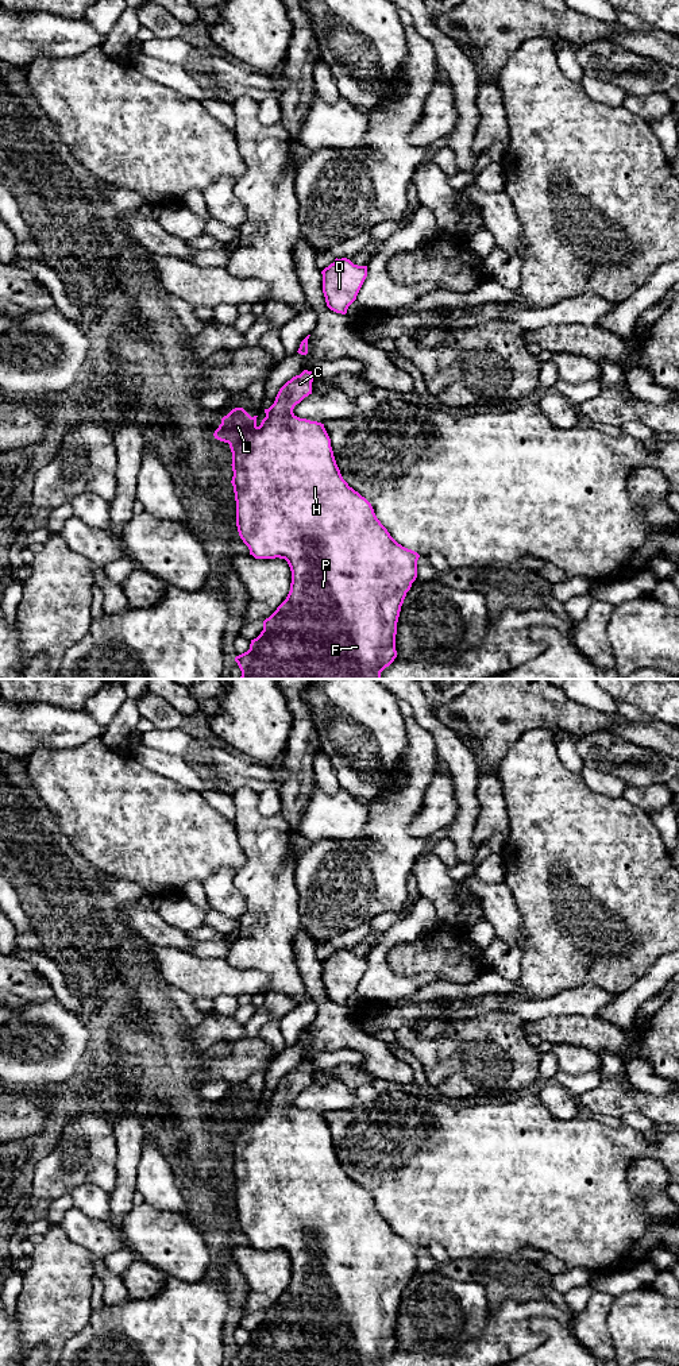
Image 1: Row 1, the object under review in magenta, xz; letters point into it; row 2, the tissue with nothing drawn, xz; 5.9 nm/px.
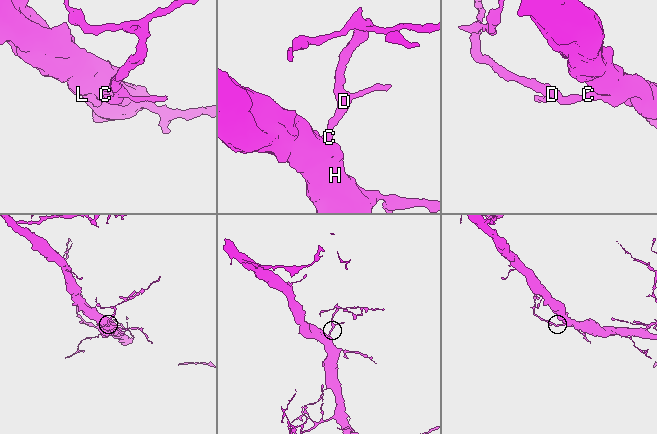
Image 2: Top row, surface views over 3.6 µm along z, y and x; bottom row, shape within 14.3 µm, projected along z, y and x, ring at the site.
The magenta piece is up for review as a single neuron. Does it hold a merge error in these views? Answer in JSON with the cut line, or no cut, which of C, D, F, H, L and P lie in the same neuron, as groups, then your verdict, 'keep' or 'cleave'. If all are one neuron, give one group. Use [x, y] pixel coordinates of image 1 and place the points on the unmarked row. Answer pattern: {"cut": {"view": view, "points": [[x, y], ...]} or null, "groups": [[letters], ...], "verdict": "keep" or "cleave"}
{"cut": null, "groups": [["C", "D", "F", "H", "L", "P"]], "verdict": "keep"}

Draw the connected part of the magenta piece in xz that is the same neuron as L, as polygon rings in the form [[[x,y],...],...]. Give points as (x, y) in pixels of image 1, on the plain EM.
[[[304,1061],[300,1066],[288,1072],[279,1080],[274,1095],[265,1100],[266,1108],[259,1118],[256,1116],[258,1107],[251,1108],[243,1099],[235,1099],[221,1110],[221,1115],[213,1124],[215,1130],[228,1134],[232,1143],[234,1168],[231,1174],[235,1184],[236,1218],[240,1230],[255,1250],[285,1250],[292,1262],[290,1282],[286,1290],[263,1312],[263,1321],[256,1330],[251,1331],[250,1340],[235,1348],[242,1366],[381,1366],[397,1348],[396,1326],[401,1297],[417,1269],[420,1246],[398,1235],[377,1209],[371,1195],[343,1170],[324,1115],[300,1110],[293,1104],[294,1097],[312,1085],[313,1069],[312,1062]]]

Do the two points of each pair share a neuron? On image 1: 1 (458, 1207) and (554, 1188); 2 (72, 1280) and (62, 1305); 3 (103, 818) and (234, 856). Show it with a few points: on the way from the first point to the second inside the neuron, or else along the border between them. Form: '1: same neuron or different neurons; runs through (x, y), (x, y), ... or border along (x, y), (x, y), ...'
1: same neuron; runs through (482, 1191), (487, 1188), (529, 1188)
2: same neuron; runs through (65, 1287), (62, 1289), (62, 1299)
3: same neuron; runs through (135, 825), (161, 836), (201, 842)

